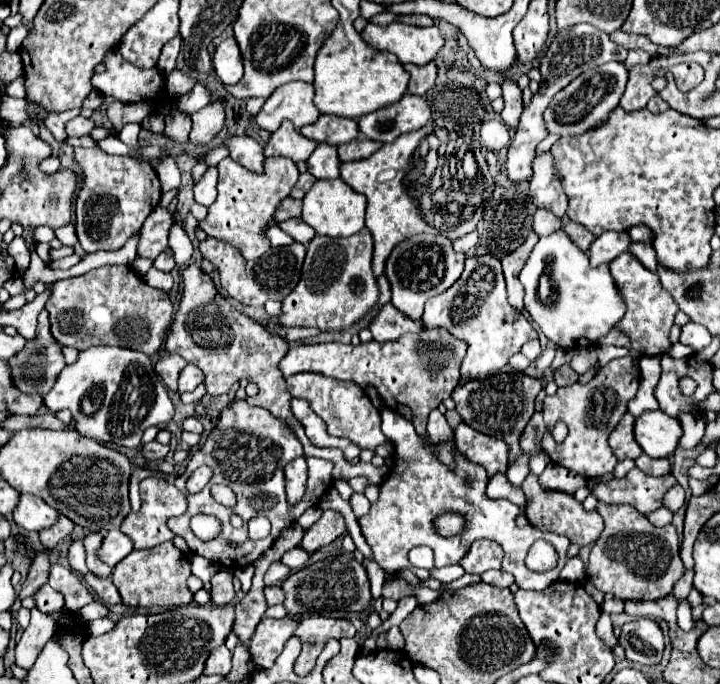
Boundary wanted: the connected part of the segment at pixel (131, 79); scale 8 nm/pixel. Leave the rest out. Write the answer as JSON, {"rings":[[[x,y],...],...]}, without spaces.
{"rings":[[[118,49],[104,59],[106,71],[92,77],[92,87],[102,95],[112,95],[122,103],[142,103],[164,95],[166,83],[158,69],[138,69],[122,59]]]}

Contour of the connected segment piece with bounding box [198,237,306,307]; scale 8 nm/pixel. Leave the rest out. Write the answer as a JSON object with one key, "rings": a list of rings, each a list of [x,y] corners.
{"rings":[[[206,237],[204,241],[200,241],[198,249],[202,257],[208,259],[218,269],[222,287],[228,291],[228,295],[244,305],[254,305],[254,307],[262,307],[268,299],[282,301],[284,297],[288,297],[288,293],[300,281],[300,269],[306,255],[306,247],[302,243],[292,243],[288,247],[272,247],[256,261],[246,261],[238,253],[238,249],[212,237]]]}

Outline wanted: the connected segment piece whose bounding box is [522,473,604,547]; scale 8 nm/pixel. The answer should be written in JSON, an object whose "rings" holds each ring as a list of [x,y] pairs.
{"rings":[[[528,473],[526,481],[522,483],[522,489],[524,489],[526,499],[530,503],[526,507],[526,517],[536,529],[550,531],[556,535],[564,535],[570,539],[570,543],[578,543],[582,547],[588,543],[594,543],[600,537],[600,533],[604,529],[604,519],[598,513],[584,511],[582,503],[576,501],[572,495],[560,493],[560,491],[550,491],[550,489],[540,489],[538,475],[534,475],[534,473]]]}

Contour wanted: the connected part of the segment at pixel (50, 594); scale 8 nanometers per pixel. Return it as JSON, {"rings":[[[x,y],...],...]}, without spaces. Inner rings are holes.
{"rings":[[[44,585],[40,591],[37,591],[33,596],[36,607],[42,613],[54,613],[58,609],[64,607],[64,595],[54,591],[50,585]]]}

